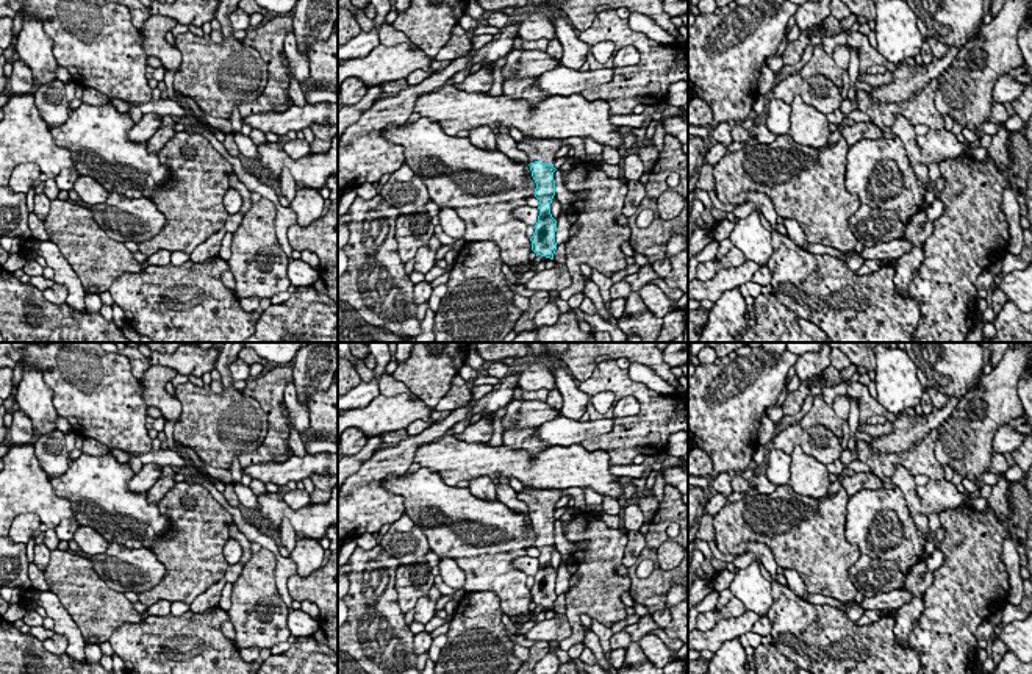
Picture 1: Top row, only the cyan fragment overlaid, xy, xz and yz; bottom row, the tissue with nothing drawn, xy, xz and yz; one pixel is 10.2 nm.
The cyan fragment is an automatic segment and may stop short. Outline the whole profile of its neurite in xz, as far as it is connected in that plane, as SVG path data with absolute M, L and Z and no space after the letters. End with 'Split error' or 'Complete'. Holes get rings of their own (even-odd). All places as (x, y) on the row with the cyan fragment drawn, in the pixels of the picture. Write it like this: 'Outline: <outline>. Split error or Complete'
Outline: M524 134L516 147L529 156L532 177L536 183L535 197L539 200L539 216L530 238L532 250L541 256L554 260L557 250L555 231L557 220L550 214L550 203L555 195L554 163L555 153L563 147L561 139L536 139Z. Split error

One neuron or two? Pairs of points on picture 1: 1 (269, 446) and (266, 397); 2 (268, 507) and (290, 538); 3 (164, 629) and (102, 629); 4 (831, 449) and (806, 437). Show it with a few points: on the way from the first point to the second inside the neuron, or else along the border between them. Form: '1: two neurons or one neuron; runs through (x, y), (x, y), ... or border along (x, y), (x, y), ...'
1: one neuron; runs through (275, 433), (274, 410)
2: two neurons; border along (283, 518), (297, 537)
3: two neurons; border along (144, 620), (122, 623), (108, 640)
4: one neuron; runs through (824, 444), (812, 441)

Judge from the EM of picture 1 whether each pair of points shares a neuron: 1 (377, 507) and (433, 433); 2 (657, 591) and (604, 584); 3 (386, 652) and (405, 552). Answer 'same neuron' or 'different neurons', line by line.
1: same neuron
2: different neurons
3: different neurons

